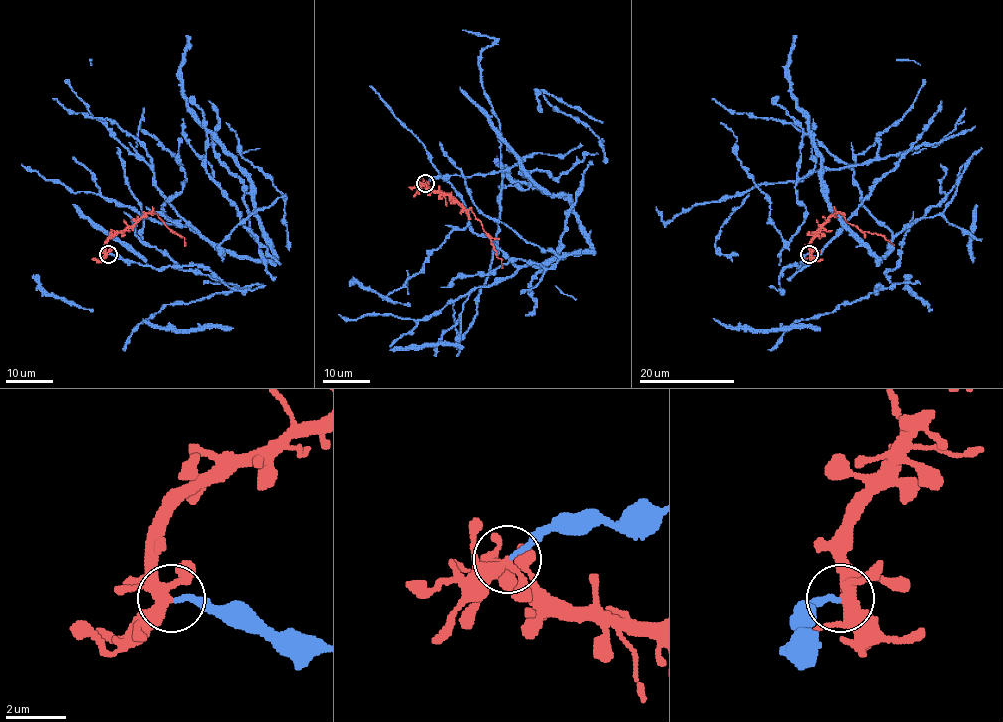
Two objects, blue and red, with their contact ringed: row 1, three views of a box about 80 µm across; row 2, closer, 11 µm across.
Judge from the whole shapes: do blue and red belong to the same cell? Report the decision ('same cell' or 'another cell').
another cell

